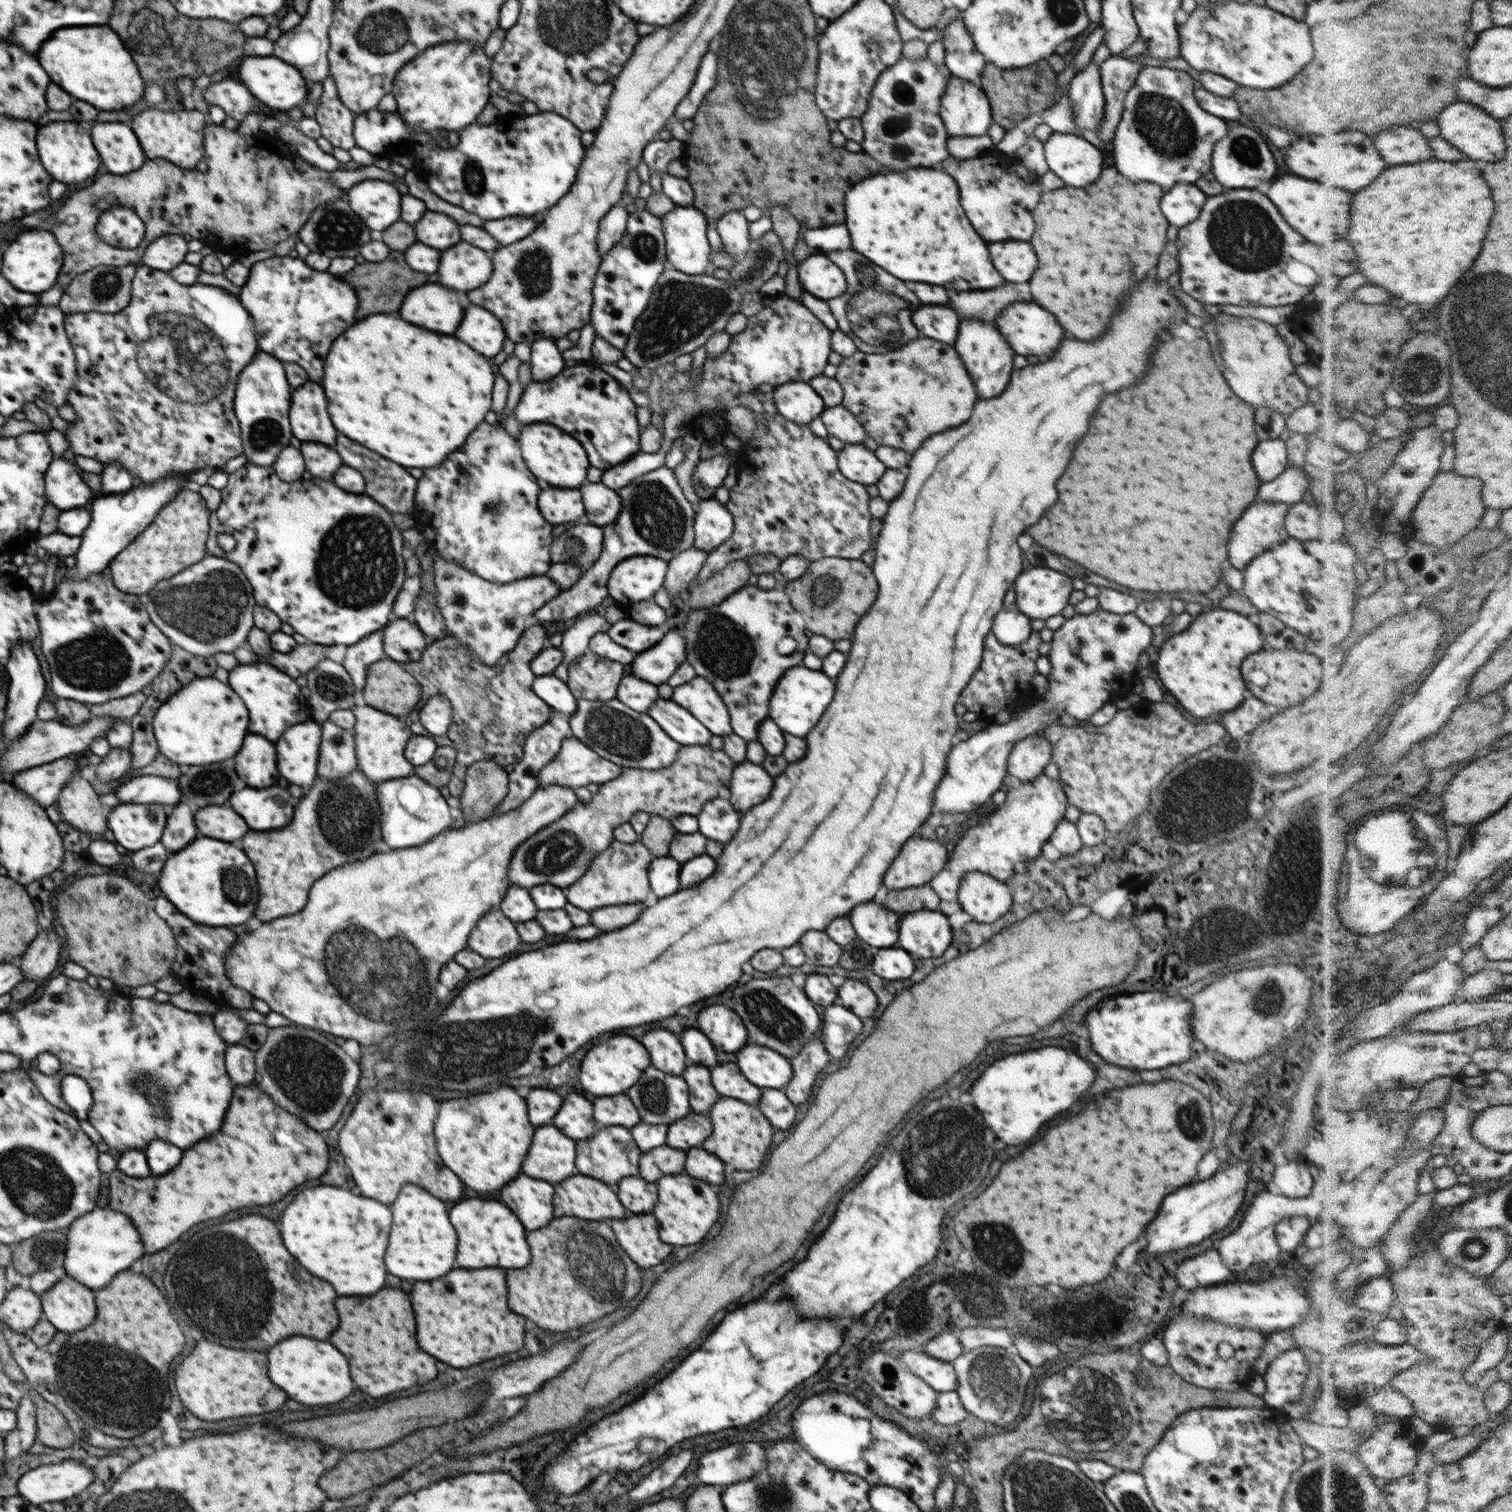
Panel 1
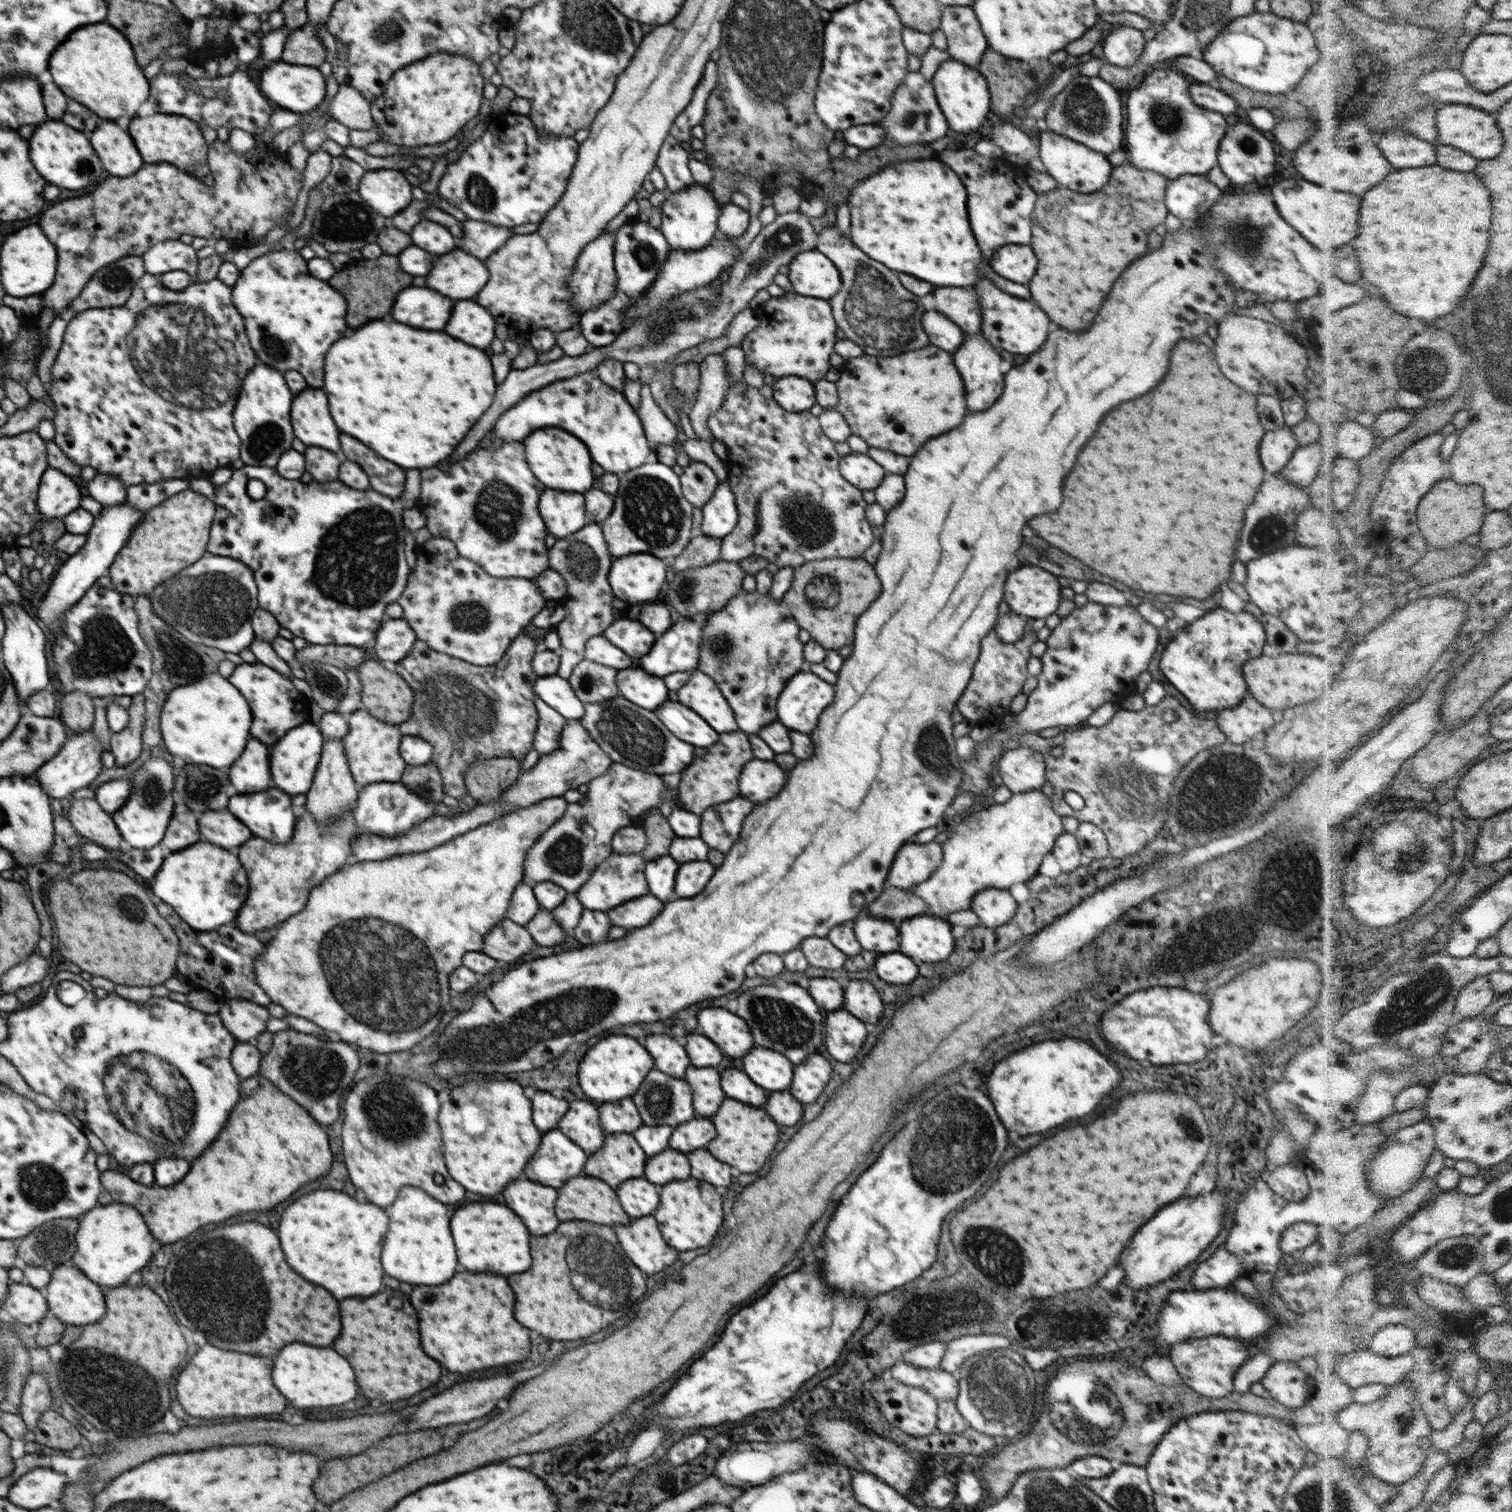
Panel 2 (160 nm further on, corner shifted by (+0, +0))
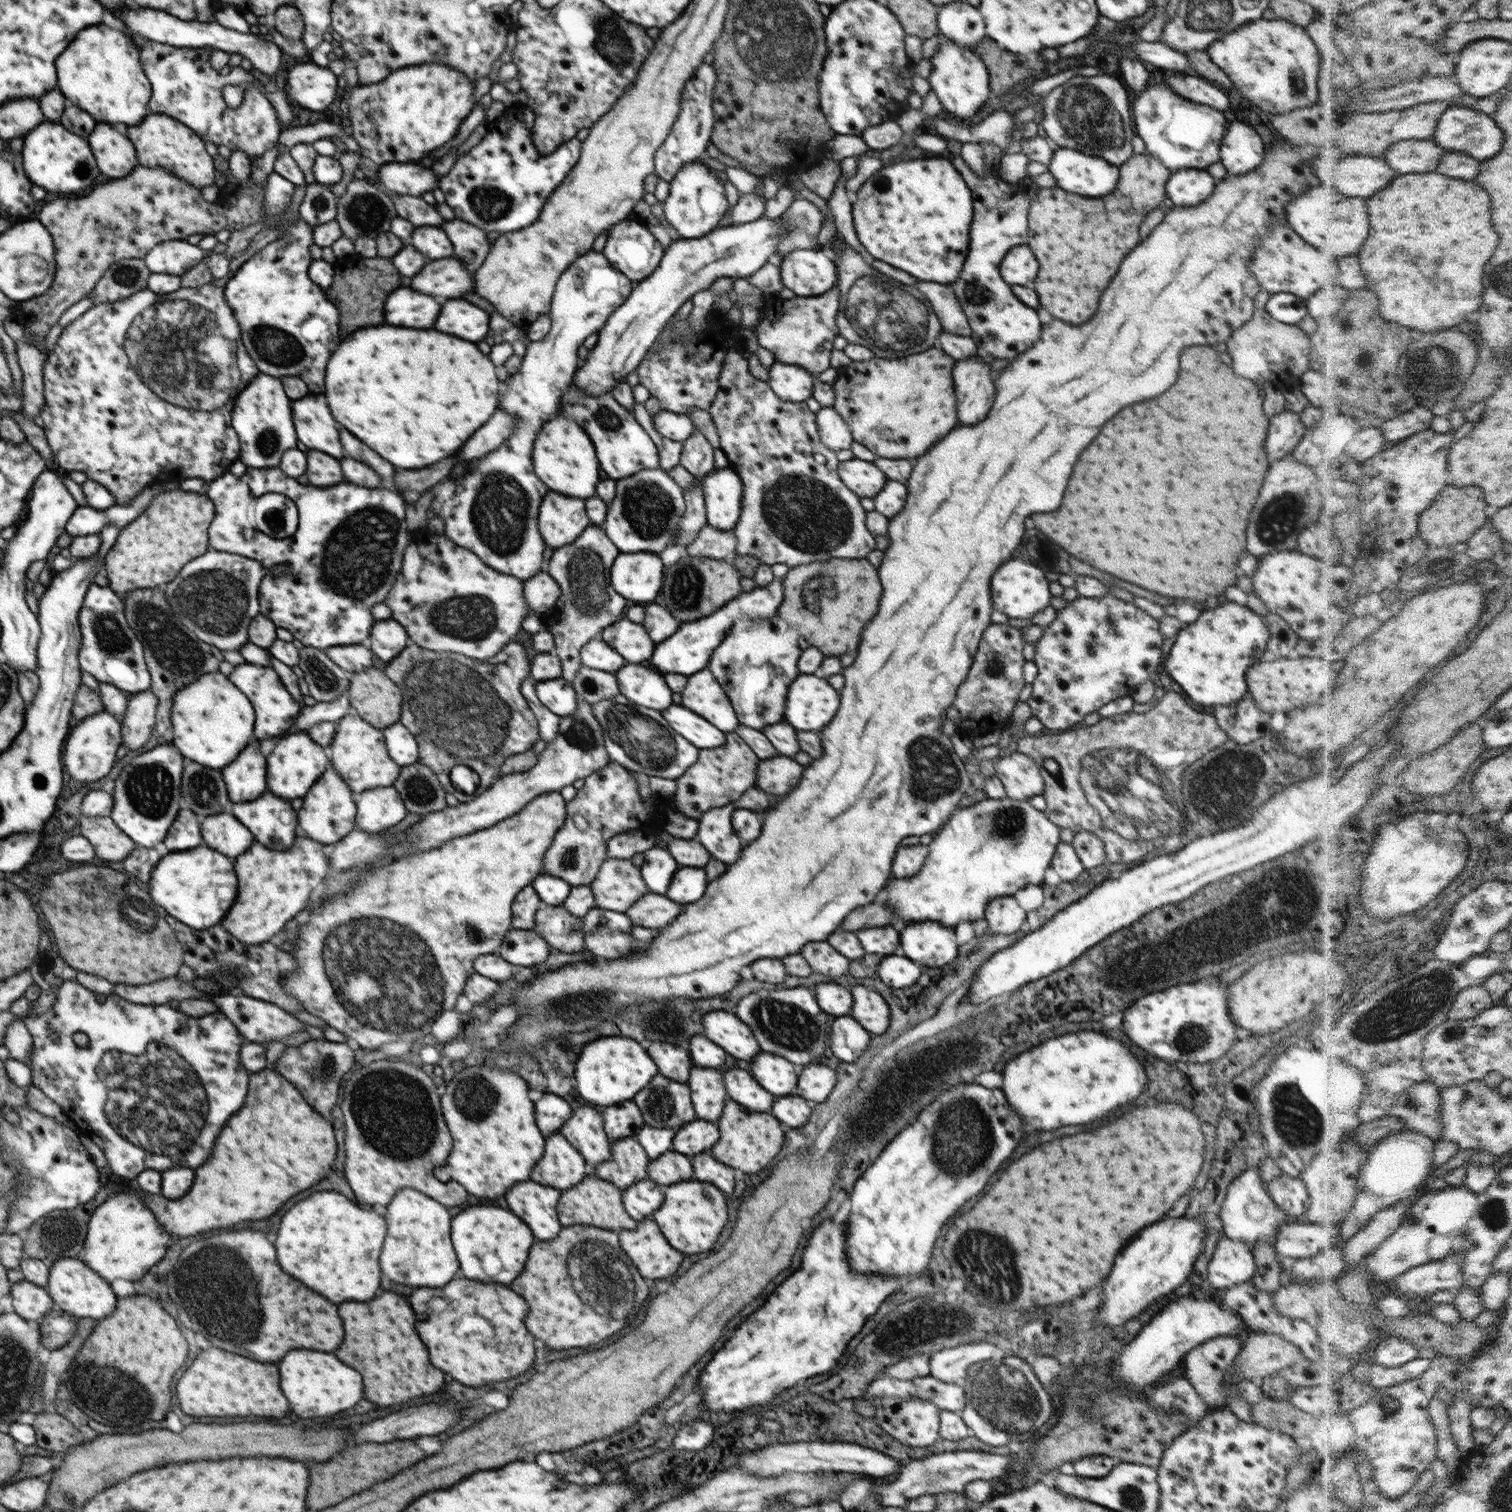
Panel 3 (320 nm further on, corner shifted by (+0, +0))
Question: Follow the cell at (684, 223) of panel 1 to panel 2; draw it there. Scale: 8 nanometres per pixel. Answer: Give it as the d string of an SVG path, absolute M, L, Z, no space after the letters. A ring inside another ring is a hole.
M696 182L696 186L684 188L676 194L666 194L661 204L662 224L660 230L669 242L669 248L674 250L700 250L710 244L718 230L717 220L719 204L717 200L702 186Z

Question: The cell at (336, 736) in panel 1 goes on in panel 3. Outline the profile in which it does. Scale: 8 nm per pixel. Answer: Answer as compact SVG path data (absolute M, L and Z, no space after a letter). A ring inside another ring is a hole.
M330 763L318 782L304 796L304 806L298 810L297 836L307 836L327 846L334 845L356 828L356 813L357 806L353 799L353 792Z

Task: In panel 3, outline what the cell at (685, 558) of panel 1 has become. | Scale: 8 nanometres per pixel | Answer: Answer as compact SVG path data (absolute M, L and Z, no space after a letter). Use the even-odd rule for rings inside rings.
M704 526L692 544L686 547L684 554L703 556L723 560L735 552L737 538L733 530L716 530L712 526Z

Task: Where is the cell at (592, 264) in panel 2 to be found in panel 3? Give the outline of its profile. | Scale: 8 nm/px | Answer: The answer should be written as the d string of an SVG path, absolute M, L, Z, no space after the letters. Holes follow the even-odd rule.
M591 249L573 260L555 284L548 314L551 318L550 332L539 341L530 341L527 344L526 353L521 358L520 368L510 374L507 381L505 380L500 408L506 410L506 413L512 412L520 418L516 422L514 434L510 434L496 450L478 460L476 474L482 476L484 484L480 484L480 486L466 484L466 478L474 478L474 470L470 470L470 474L466 474L466 476L454 477L450 480L445 478L442 482L437 482L434 488L430 488L430 491L435 494L430 509L434 510L435 514L444 522L444 536L453 540L458 546L474 551L474 554L477 554L482 562L498 572L509 574L522 581L541 572L546 546L538 528L539 506L548 494L548 486L542 480L538 480L538 476L532 470L532 446L534 446L536 434L546 422L554 418L555 413L558 412L562 395L572 385L575 372L581 362L578 349L588 337L597 334L614 310L622 306L622 303L630 296L634 285L634 282L613 266L603 252Z

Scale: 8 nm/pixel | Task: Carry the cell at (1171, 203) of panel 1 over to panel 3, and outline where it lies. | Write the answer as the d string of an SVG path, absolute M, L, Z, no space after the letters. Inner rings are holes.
M1205 169L1175 170L1167 180L1166 194L1176 206L1194 206L1214 192L1217 182Z

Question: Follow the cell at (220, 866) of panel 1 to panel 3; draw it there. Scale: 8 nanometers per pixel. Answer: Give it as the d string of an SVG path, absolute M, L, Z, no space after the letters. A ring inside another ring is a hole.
M194 848L186 852L166 854L154 867L150 878L150 896L176 920L192 928L210 928L220 924L224 914L234 904L238 882L234 864L224 854L212 848Z

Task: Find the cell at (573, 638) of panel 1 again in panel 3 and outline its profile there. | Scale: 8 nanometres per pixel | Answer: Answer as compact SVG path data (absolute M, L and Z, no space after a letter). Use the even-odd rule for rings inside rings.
M592 524L572 544L556 548L549 560L547 573L559 584L561 595L556 604L542 614L541 624L543 624L543 630L548 631L554 637L555 648L553 653L560 659L561 677L571 683L577 677L576 673L580 671L582 666L581 648L590 642L596 634L600 634L606 626L618 622L626 610L626 598L622 598L620 594L614 592L614 588L610 584L610 568L612 568L612 562L616 560L619 553L606 532L599 526Z

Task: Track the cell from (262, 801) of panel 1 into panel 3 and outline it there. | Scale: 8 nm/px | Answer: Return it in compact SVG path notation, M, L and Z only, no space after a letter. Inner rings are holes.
M264 794L254 802L234 804L232 812L258 842L274 850L286 850L293 845L296 834L296 812L292 806L274 794ZM272 838L280 840L278 846Z

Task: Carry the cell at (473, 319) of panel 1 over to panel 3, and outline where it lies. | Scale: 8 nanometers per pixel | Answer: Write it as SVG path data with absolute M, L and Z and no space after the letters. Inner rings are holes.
M448 300L442 304L442 310L440 310L440 316L434 324L436 330L442 330L446 334L454 334L458 338L466 338L468 342L480 342L482 336L486 338L488 334L488 314L482 312L478 306L466 302L466 300Z

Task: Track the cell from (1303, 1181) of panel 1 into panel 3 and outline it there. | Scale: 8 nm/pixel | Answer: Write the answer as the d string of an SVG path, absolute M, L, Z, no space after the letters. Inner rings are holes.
M1283 1174L1273 1179L1267 1185L1268 1193L1278 1208L1281 1208L1291 1218L1300 1222L1299 1216L1305 1214L1309 1204L1309 1196L1304 1181Z

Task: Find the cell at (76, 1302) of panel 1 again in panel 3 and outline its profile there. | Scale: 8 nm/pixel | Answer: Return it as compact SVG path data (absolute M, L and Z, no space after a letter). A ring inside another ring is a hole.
M76 1254L72 1258L61 1258L54 1262L52 1268L49 1268L49 1281L46 1289L66 1317L72 1315L78 1318L94 1318L94 1320L104 1318L110 1312L114 1312L116 1298L118 1298L109 1282L102 1277L98 1278L98 1274L90 1270L82 1258L76 1258Z

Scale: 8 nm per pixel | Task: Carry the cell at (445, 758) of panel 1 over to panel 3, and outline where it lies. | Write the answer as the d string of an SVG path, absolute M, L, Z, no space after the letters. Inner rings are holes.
M420 761L400 769L394 788L404 801L405 807L414 814L423 816L448 806L441 782L432 769Z

